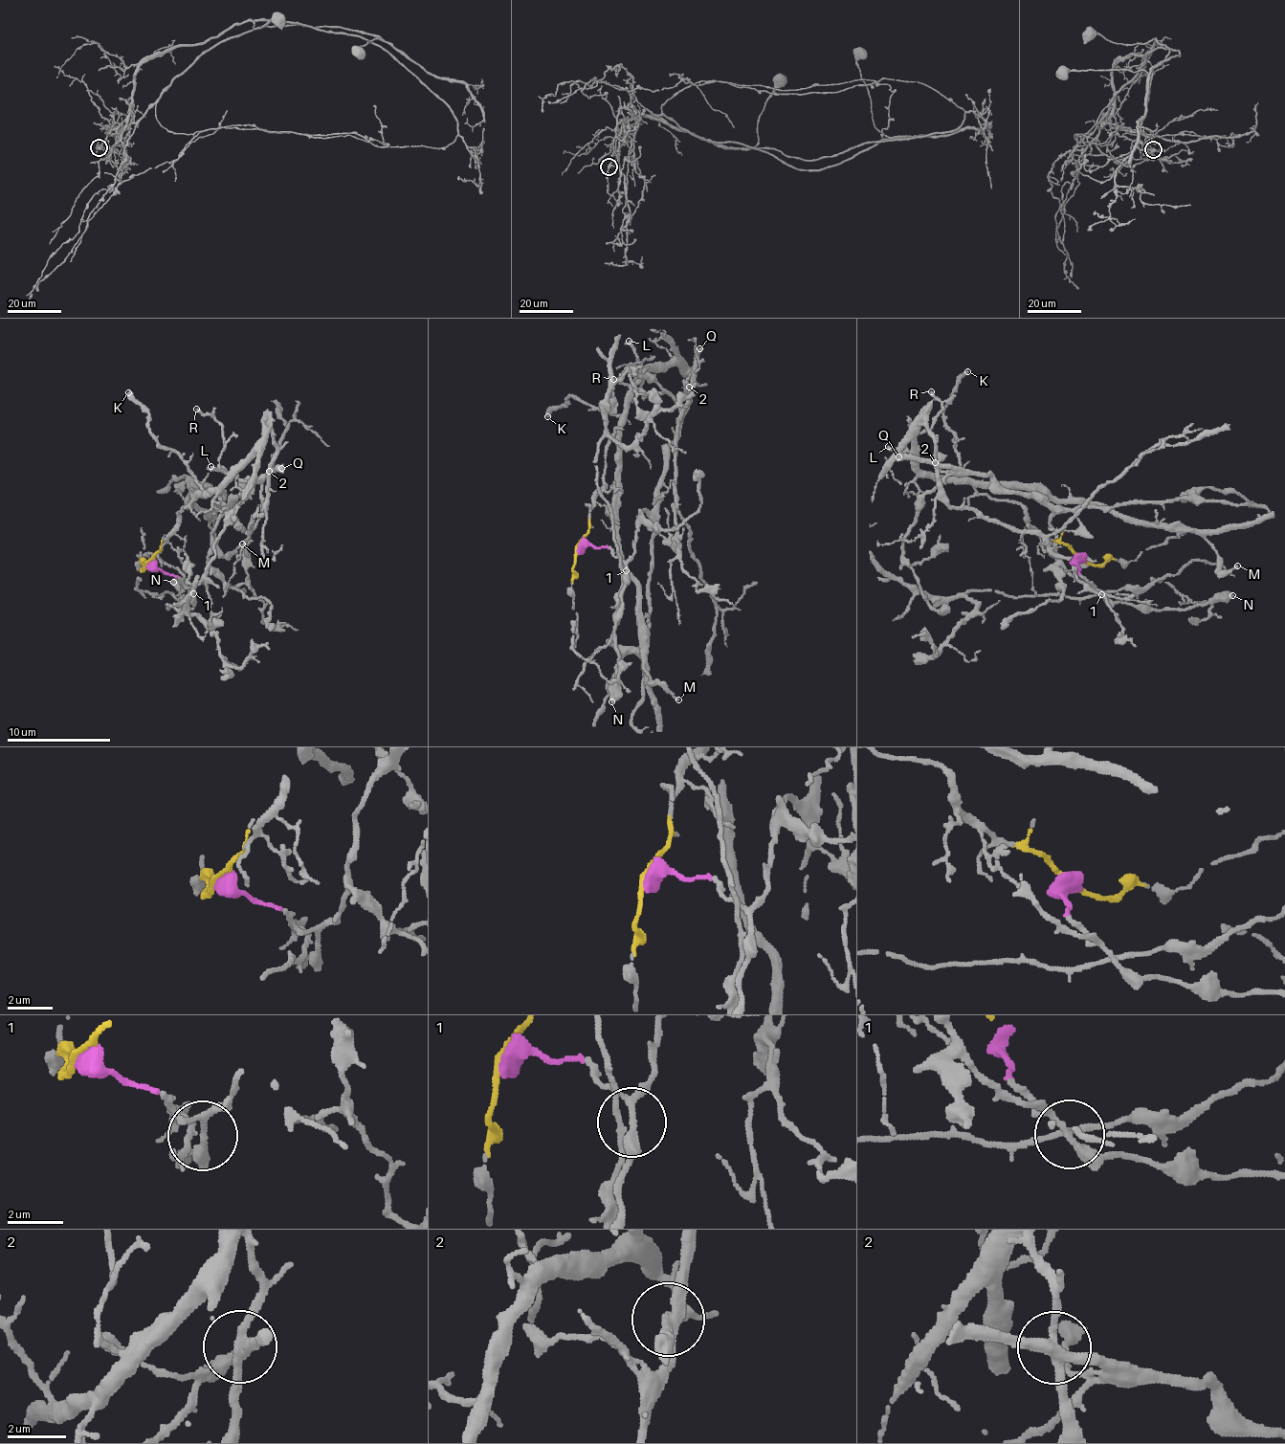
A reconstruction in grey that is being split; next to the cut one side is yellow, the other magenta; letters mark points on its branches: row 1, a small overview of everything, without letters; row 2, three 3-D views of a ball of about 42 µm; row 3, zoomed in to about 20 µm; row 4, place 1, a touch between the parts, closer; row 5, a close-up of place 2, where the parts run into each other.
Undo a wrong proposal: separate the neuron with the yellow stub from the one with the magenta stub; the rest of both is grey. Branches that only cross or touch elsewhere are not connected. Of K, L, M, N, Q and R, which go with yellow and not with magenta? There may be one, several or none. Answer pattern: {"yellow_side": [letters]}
{"yellow_side": ["K", "L", "M", "R"]}

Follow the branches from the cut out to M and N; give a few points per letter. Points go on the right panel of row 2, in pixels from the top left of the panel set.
M: (1081, 558), (1046, 539), (1015, 502), (974, 488), (1042, 485), (1125, 518), (1190, 526), (1222, 572), (1238, 566)
N: (1081, 558), (1077, 565), (1080, 574), (1107, 599), (1145, 604), (1158, 610), (1194, 609), (1228, 600), (1232, 594)

